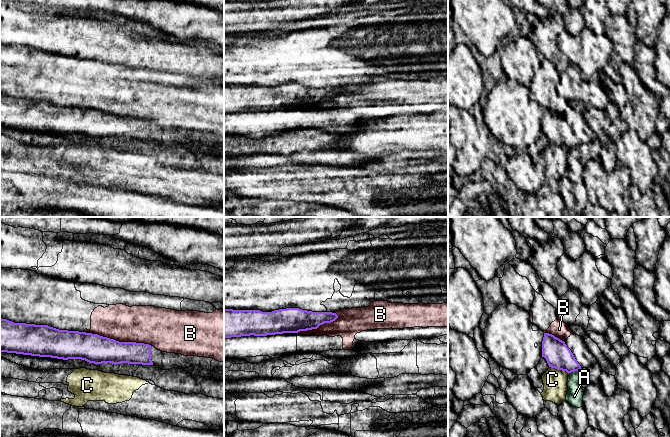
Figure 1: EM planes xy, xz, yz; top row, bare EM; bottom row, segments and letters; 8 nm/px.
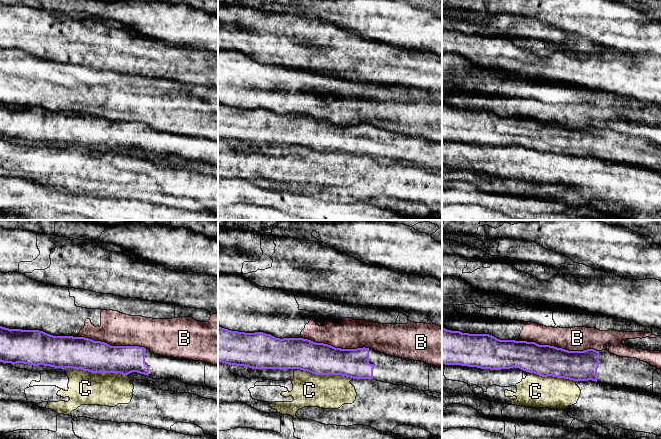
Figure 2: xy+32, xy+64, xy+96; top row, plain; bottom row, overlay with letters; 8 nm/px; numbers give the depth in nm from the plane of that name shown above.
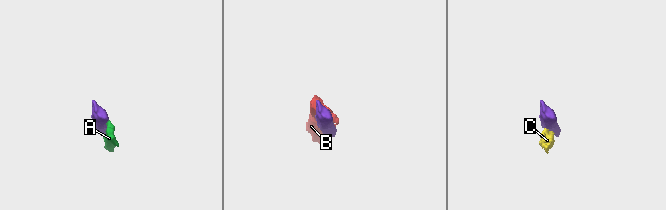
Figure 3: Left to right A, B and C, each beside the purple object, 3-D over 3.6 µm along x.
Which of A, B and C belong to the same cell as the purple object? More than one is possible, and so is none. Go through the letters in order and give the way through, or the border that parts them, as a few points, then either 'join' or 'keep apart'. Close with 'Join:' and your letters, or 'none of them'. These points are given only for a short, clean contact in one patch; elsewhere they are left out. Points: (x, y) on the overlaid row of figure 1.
A: keep apart
B: keep apart
C: border yz (549, 366), (564, 370), (568, 374); keep apart
Join: none of them

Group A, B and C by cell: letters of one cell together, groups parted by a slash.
A / B / C

